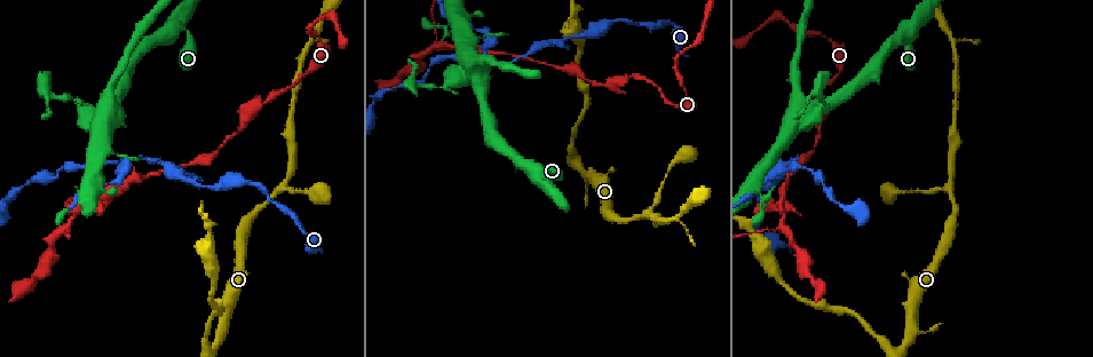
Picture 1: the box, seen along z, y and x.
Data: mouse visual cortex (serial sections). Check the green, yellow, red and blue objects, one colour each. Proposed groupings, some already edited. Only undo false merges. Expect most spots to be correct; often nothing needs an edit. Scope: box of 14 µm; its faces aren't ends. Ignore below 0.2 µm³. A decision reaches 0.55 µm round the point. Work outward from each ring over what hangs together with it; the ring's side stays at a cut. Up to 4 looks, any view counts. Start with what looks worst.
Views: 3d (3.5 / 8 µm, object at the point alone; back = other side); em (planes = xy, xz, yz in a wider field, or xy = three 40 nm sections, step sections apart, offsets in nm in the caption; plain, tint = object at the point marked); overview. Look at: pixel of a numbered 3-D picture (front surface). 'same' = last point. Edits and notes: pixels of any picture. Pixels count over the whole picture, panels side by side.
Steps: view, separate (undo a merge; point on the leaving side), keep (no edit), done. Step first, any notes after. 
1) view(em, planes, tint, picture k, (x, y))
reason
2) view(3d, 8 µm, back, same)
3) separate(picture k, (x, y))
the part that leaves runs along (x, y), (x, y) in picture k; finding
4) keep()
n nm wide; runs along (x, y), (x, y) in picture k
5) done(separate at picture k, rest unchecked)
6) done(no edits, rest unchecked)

view(3d, 3.5 µm, picture 1, (798, 158))
three-way junction

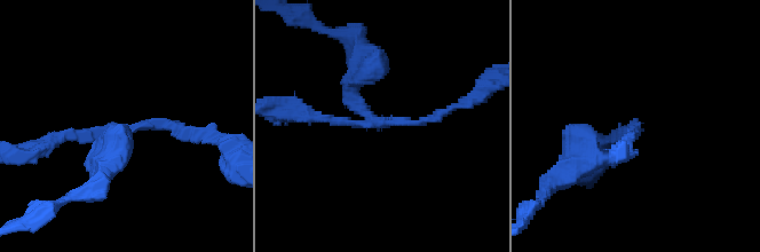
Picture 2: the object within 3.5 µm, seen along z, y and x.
view(em, planes, tint, picture 2, (633, 127))
3 arms; arms of 150, 150, 250 nm

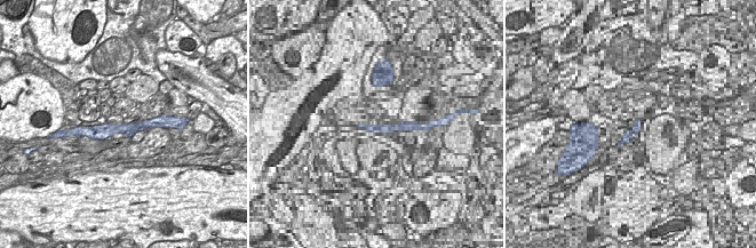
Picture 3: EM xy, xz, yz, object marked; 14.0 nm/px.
keep()
all the same cell

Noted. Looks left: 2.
view(3d, 3.5 µm, picture 1, (66, 228))
two arms in line, one across

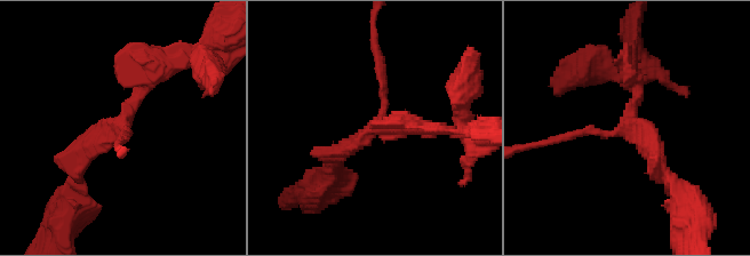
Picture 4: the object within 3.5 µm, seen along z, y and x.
view(em, xy, step 3, tint, picture 4, (118, 124))
3 arms; arms of 150, 250, 250 nm; shape alone is not enough

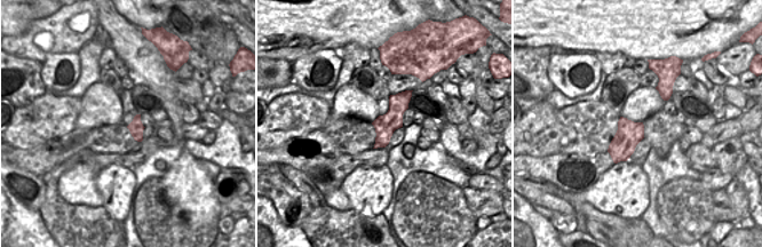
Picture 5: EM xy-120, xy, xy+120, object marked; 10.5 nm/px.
keep()
runs along (409, 93), (398, 103), (378, 144) in picture 5; continuous, no second cell

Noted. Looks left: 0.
done(no edits, rest unchecked)

